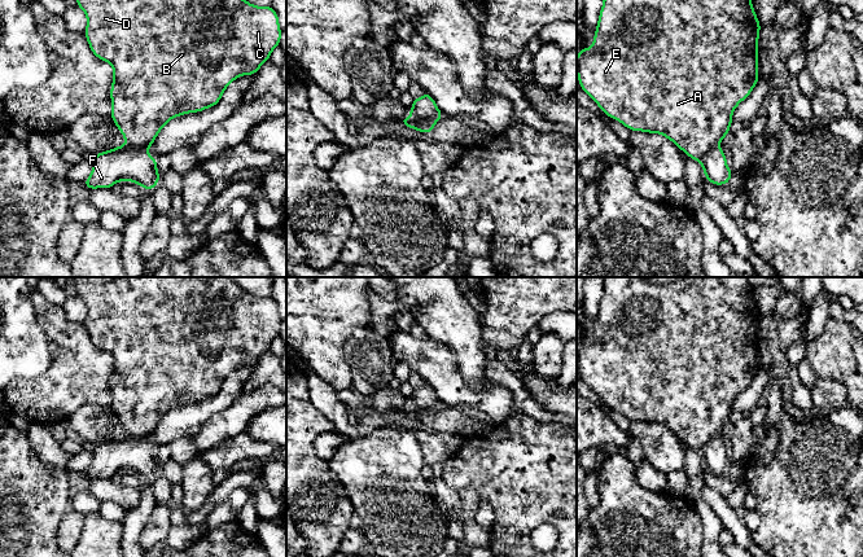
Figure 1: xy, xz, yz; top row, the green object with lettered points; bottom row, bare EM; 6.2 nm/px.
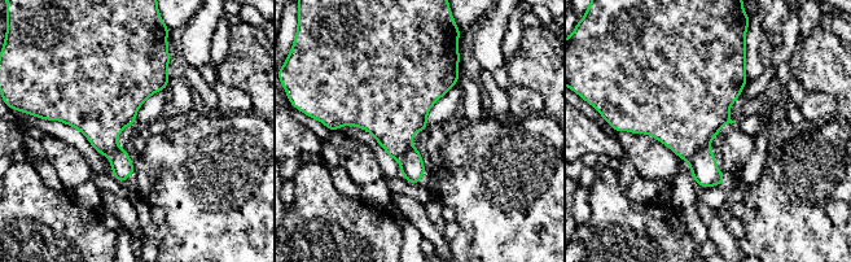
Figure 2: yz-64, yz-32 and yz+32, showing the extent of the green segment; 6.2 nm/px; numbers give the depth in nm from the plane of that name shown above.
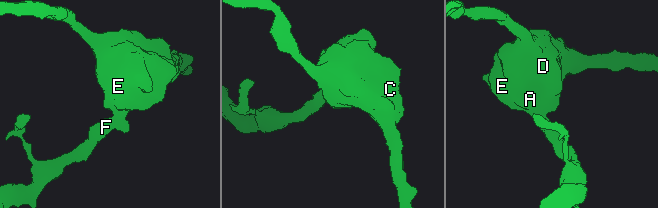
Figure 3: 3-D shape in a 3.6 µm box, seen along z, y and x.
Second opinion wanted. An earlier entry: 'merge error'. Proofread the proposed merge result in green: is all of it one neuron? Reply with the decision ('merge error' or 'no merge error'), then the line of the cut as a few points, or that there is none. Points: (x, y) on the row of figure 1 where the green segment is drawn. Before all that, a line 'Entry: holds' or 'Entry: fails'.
Entry: holds
merge error; cut xy (121, 147), (140, 149), (145, 154)

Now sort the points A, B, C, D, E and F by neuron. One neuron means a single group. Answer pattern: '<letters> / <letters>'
A B C D E / F

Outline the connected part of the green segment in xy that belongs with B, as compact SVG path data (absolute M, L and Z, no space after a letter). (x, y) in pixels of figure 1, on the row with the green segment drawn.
M76 0L76 5L87 16L84 35L92 53L98 60L110 63L114 70L110 88L110 117L127 141L122 148L143 150L145 154L166 123L175 117L198 113L215 106L220 101L225 88L233 80L242 75L254 75L258 73L259 67L270 61L272 51L280 45L281 40L279 16L275 9L271 5L257 6L246 0Z

